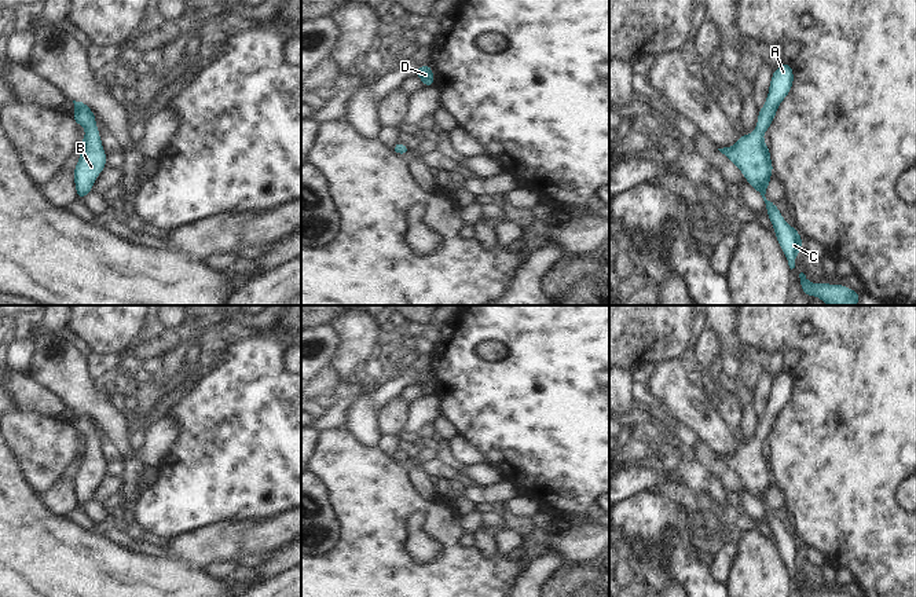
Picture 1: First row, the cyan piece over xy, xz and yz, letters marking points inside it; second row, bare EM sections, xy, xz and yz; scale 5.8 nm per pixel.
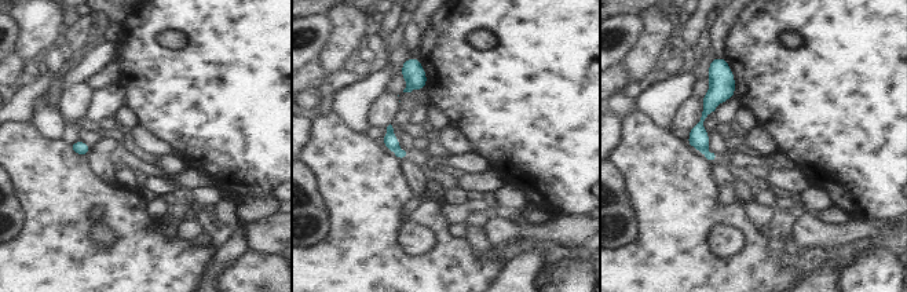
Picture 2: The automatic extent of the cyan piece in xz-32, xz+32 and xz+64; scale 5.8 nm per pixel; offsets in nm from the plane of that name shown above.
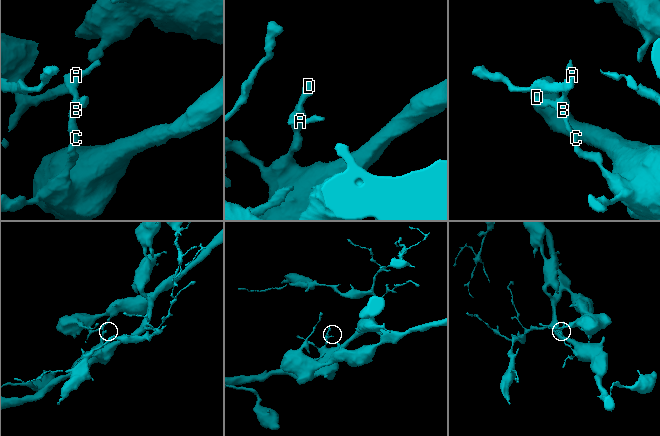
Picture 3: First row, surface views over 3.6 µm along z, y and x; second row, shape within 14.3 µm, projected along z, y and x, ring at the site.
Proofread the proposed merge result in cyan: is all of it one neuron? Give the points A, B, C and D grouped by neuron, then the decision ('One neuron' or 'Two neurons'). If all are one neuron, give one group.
Groups: A B C D. One neuron.

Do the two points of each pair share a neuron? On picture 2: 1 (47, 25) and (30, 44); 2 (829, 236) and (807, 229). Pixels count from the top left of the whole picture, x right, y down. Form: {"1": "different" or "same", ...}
{"1": "same", "2": "same"}

